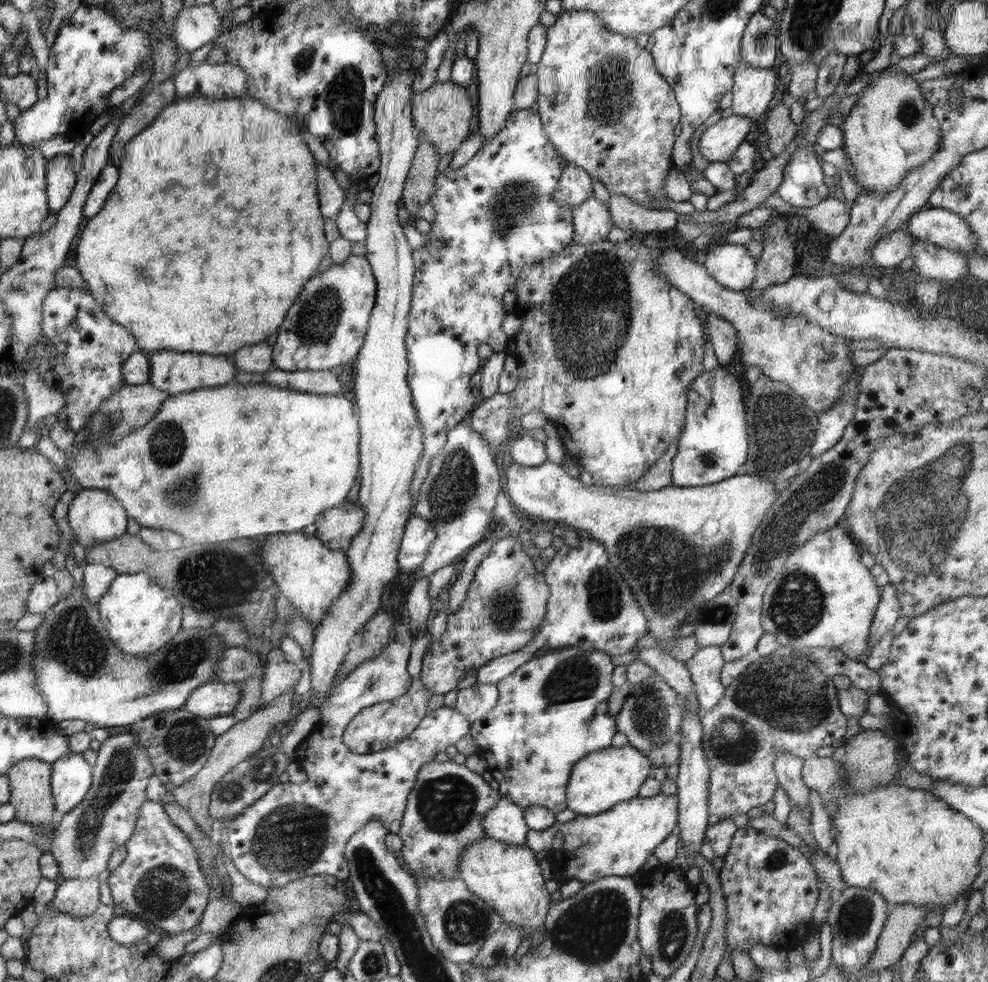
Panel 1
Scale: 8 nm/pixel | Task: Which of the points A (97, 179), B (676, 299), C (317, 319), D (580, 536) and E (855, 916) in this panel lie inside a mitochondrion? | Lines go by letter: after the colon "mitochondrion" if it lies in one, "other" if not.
A: other
B: other
C: mitochondrion
D: other
E: mitochondrion

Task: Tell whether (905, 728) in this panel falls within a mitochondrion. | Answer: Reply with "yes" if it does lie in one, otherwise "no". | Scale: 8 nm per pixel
no

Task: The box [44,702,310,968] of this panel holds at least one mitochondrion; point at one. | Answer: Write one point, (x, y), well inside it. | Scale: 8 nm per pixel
(119, 772)

